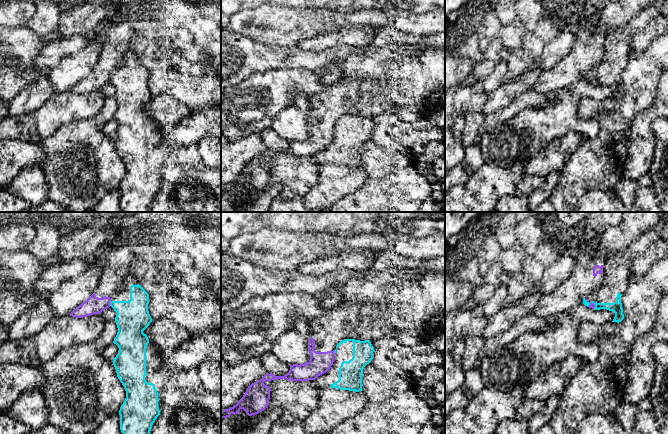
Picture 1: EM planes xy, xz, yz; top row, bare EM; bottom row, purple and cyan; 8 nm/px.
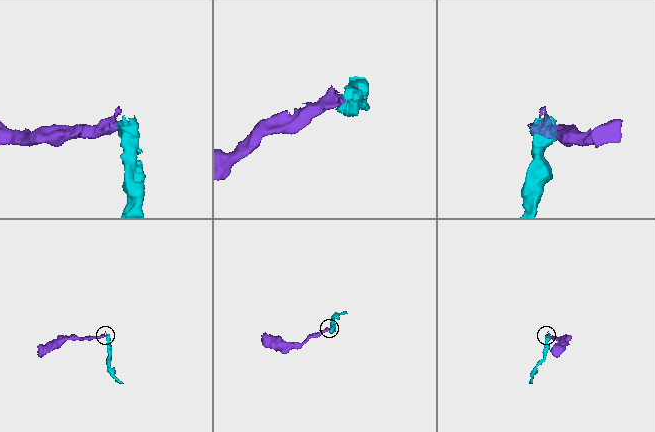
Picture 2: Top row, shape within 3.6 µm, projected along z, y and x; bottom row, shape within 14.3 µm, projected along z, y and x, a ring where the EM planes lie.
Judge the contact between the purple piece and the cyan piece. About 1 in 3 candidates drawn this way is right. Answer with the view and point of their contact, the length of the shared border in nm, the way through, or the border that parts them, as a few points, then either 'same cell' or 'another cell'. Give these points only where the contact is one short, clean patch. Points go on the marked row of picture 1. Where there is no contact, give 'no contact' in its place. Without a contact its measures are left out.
xy (109, 303) | 50 nm | along xy (110, 300), (109, 305) | another cell

